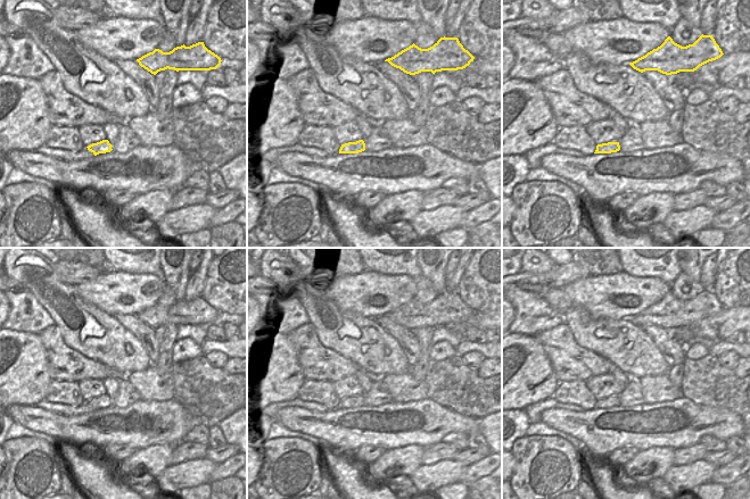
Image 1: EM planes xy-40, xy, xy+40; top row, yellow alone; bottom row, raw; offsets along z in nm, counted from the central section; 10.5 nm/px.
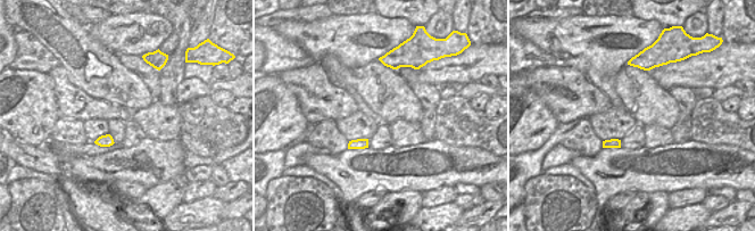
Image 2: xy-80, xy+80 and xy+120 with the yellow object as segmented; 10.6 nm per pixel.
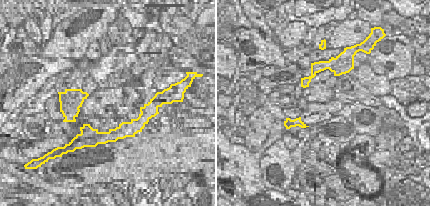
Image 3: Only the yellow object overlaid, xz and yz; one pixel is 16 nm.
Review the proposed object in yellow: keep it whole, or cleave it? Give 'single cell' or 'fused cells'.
fused cells

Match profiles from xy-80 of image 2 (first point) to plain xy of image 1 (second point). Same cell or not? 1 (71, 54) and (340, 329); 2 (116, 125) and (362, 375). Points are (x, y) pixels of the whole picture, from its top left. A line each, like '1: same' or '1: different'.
1: same
2: same

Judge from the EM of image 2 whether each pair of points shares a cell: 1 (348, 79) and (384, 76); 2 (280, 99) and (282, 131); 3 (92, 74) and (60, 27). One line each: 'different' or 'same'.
1: same
2: same
3: same

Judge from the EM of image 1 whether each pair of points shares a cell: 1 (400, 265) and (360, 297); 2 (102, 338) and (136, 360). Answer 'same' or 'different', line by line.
1: different
2: same

